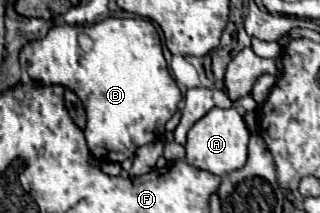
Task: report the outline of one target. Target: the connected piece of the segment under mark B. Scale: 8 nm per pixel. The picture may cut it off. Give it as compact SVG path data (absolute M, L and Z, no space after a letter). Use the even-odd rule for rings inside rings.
M108 17L94 25L58 25L52 27L46 37L26 43L20 51L20 63L28 71L28 75L36 81L42 81L44 85L64 85L72 89L80 101L86 107L86 141L90 147L90 153L98 161L114 161L122 163L130 157L134 157L136 149L156 141L166 121L176 113L176 105L180 101L180 91L176 81L170 77L166 59L162 55L162 45L158 31L154 29L152 21L148 19L114 19ZM88 33L92 39L92 49L84 51L78 45L78 35Z

